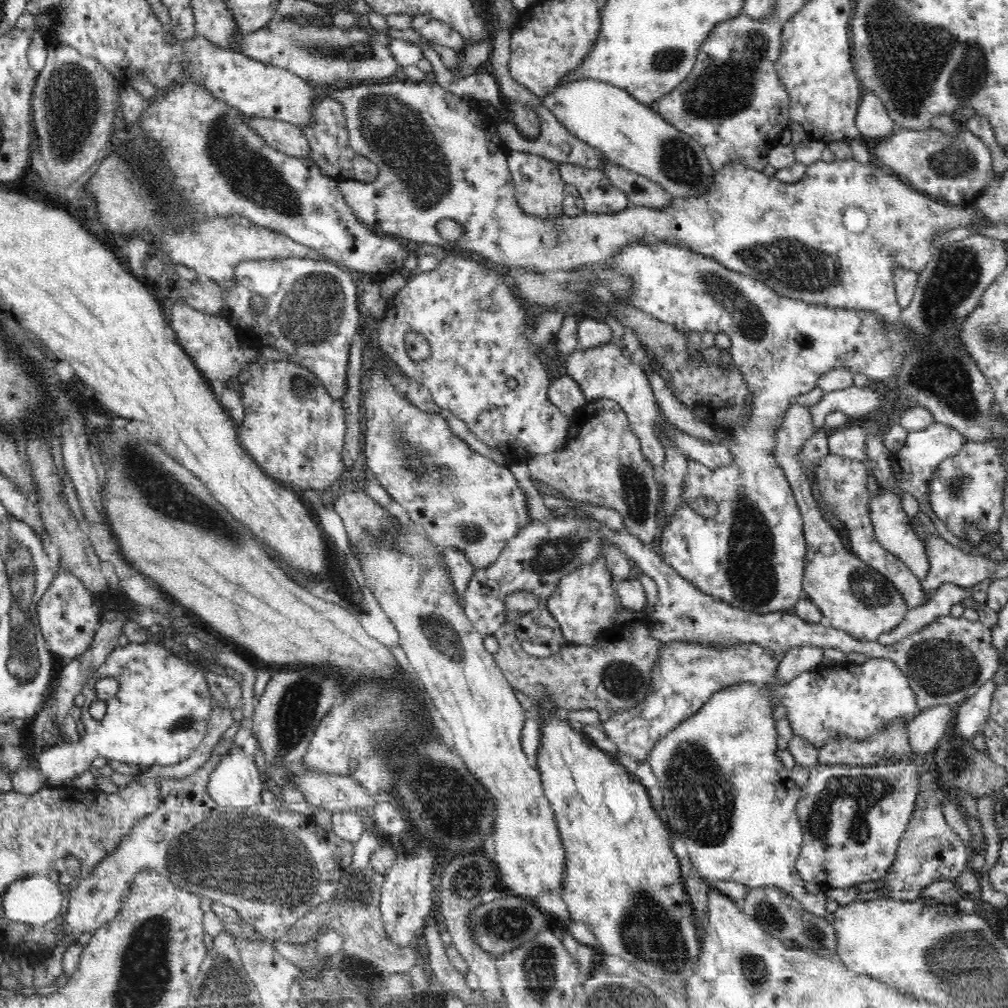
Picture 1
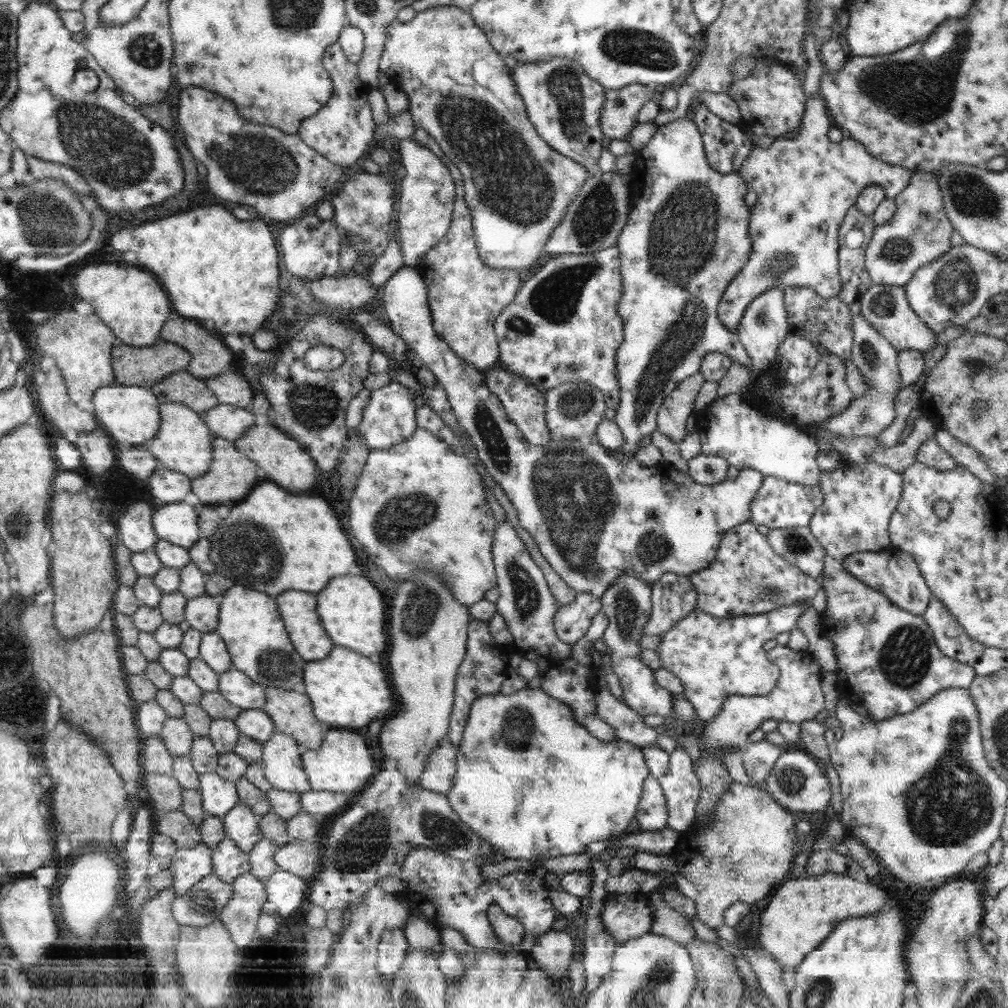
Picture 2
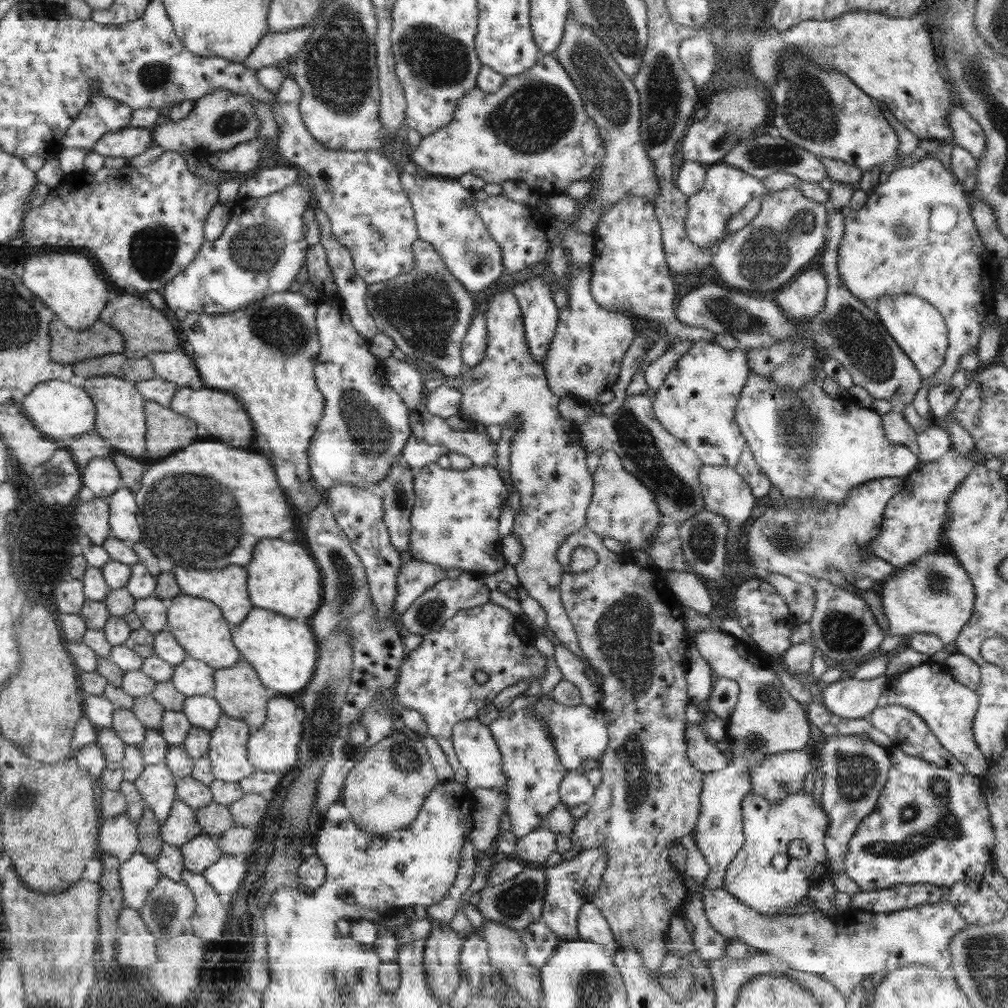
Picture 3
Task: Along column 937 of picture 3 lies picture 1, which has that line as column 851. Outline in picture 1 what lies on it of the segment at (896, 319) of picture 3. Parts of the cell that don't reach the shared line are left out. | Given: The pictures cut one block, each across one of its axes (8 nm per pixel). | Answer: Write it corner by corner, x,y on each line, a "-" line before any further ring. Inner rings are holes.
665,241
658,245
646,245
635,243
628,247
622,248
620,254
612,256
605,261
606,267
622,273
622,275
630,275
632,277
632,294
628,296
628,303
632,306
647,312
650,316
656,318
660,322
666,324
673,324
680,332
713,332
724,333
730,337
731,340
731,352
733,364
739,368
740,373
744,375
744,381
748,385
747,396
747,414
749,419
745,422
745,425
740,425
730,431
731,443
729,444
729,450
732,453
733,459
729,465
711,469
704,464
688,460
688,474
684,476
684,494
682,494
682,504
680,508
676,508
676,512
672,512
672,520
668,520
664,525
663,531
660,537
660,554
662,559
668,565
672,565
672,568
678,571
678,575
682,576
686,581
690,581
691,584
697,586
697,588
707,596
712,596
716,600
723,600
725,604
732,606
733,608
740,608
745,612
750,612
758,615
766,615
779,611
786,611
793,608
798,603
801,597
804,596
804,568
806,568
807,558
807,542
804,536
804,519
800,512
800,507
796,502
796,495
792,492
790,487
790,481
788,477
784,475
784,471
780,469
774,457
774,448
776,448
776,420
789,409
789,406
794,402
795,398
799,394
804,394
810,389
816,388
816,382
820,381
822,376
825,376
826,372
833,370
832,368
847,368
852,371
854,375
864,374
871,382
884,382
890,380
892,376
896,377
900,372
902,364
904,364
904,358
908,354
912,354
912,350
920,350
922,343
918,343
916,347
916,337
912,335
912,331
904,329
899,322
896,325
892,325
886,329
886,325
882,323
882,319
878,319
874,313
870,311
852,311
850,309
837,309
826,306
820,306
816,304
808,304
804,301
791,299
788,297
780,296
772,288
764,285
764,283
757,281
756,279
728,270
724,268
715,258
711,256
704,256
698,254
689,248
680,247
680,245
674,245
-
696,498
712,498
716,501
717,512
716,515
710,518
704,518
700,514
697,514
688,505
689,501
694,501

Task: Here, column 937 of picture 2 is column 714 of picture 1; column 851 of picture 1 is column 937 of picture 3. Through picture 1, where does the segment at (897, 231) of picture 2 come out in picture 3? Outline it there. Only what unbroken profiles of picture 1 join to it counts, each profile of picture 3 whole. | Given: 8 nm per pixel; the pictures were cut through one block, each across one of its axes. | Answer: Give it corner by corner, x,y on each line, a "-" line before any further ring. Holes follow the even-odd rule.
924,157
910,167
894,169
890,174
890,178
888,178
886,182
877,185
874,192
868,197
868,200
866,200
862,208
851,210
848,216
846,216
844,220
845,234
841,246
838,247
838,273
840,273
840,279
842,279
844,285
850,289
852,295
858,297
858,299
865,303
872,303
876,301
876,298
886,296
886,294
916,295
932,304
932,306
935,306
936,310
938,310
941,316
944,317
944,322
948,329
948,348
945,354
944,363
942,363
942,367
940,367
933,376
930,376
928,379
923,378
922,382
925,386
935,387
940,384
948,383
951,378
955,378
958,374
963,374
963,369
960,369
960,358
962,358
964,354
970,354
970,352
976,352
976,350
978,350
978,340
980,334
983,332
982,322
986,320
986,316
990,316
990,314
994,313
994,296
999,290
998,280
1001,280
1000,271
998,271
999,258
983,244
974,219
972,218
970,203
968,203
968,198
964,195
964,189
963,184
955,177
955,175
950,172
948,168
945,168
942,162
939,162
934,158
-
942,204
946,204
946,206
950,206
956,210
956,214
958,214
958,222
956,222
956,226
954,226
954,228
949,232
939,234
930,227
930,213
932,213
933,209
936,207
942,206
-
901,229
905,229
907,232
905,232
905,234
899,234
897,231
900,231

